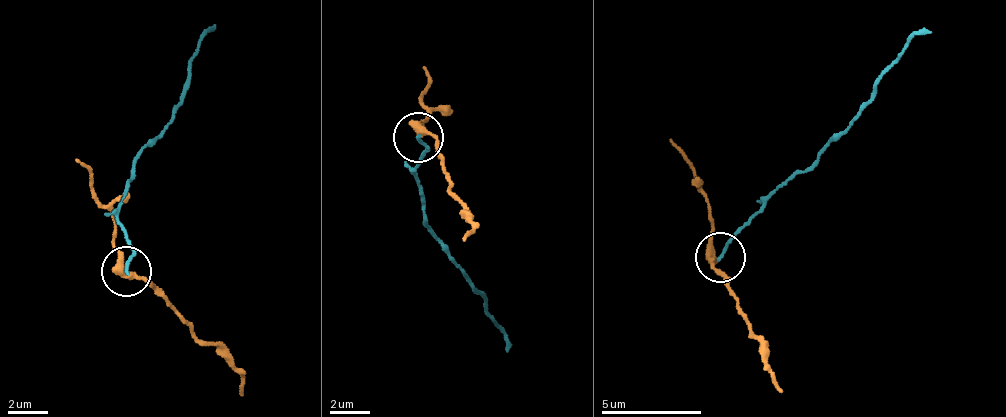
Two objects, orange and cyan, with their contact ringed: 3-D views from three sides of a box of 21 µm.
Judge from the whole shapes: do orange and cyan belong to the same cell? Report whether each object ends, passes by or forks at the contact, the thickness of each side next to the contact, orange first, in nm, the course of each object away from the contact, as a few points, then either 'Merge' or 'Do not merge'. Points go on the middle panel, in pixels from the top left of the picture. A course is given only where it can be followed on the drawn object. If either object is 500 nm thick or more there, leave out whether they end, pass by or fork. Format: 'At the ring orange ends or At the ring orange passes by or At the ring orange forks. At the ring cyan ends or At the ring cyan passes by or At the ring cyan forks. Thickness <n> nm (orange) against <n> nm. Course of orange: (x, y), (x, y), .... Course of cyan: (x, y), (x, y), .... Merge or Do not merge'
At the ring orange passes by. At the ring cyan ends. Thickness 320 nm (orange) against 160 nm. Course of orange: (419, 136), (432, 136), (465, 212), (471, 229), (460, 240). Course of cyan: (419, 136), (427, 149), (412, 172), (430, 234), (465, 268), (490, 319), (506, 338), (506, 353). Do not merge

